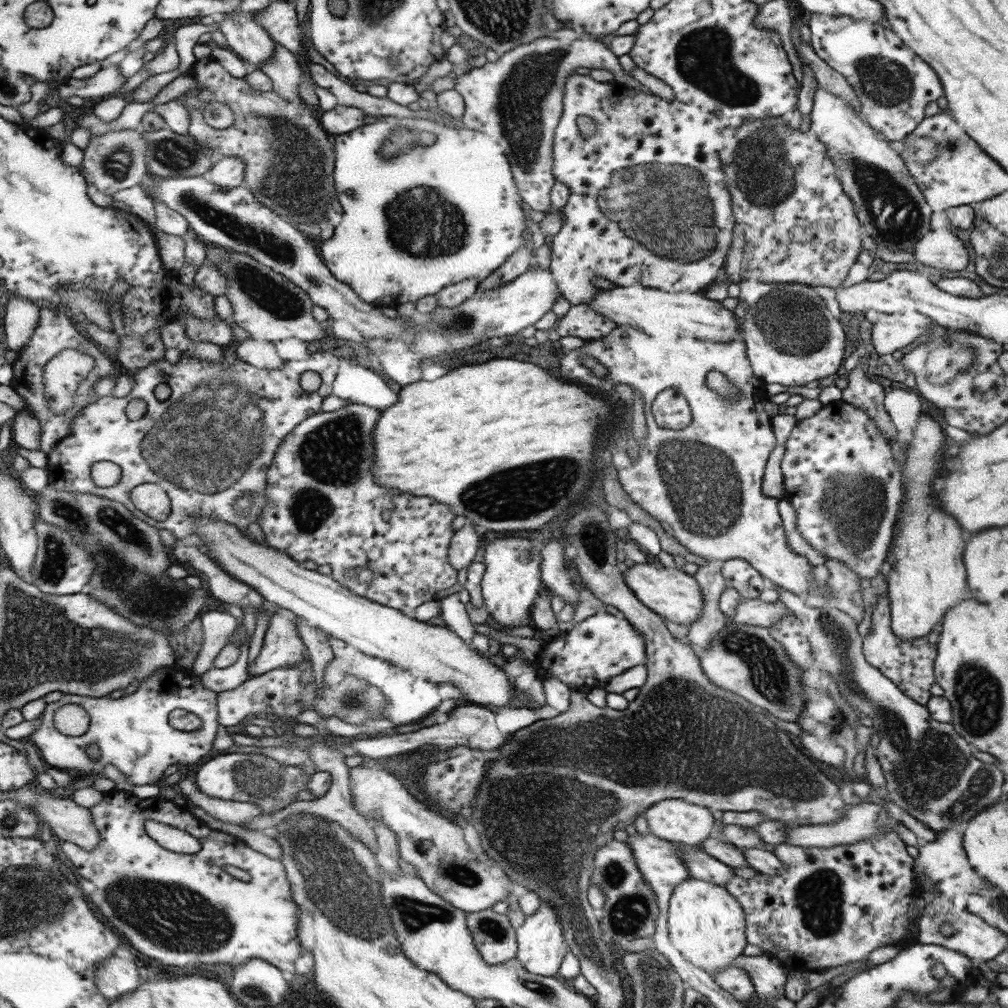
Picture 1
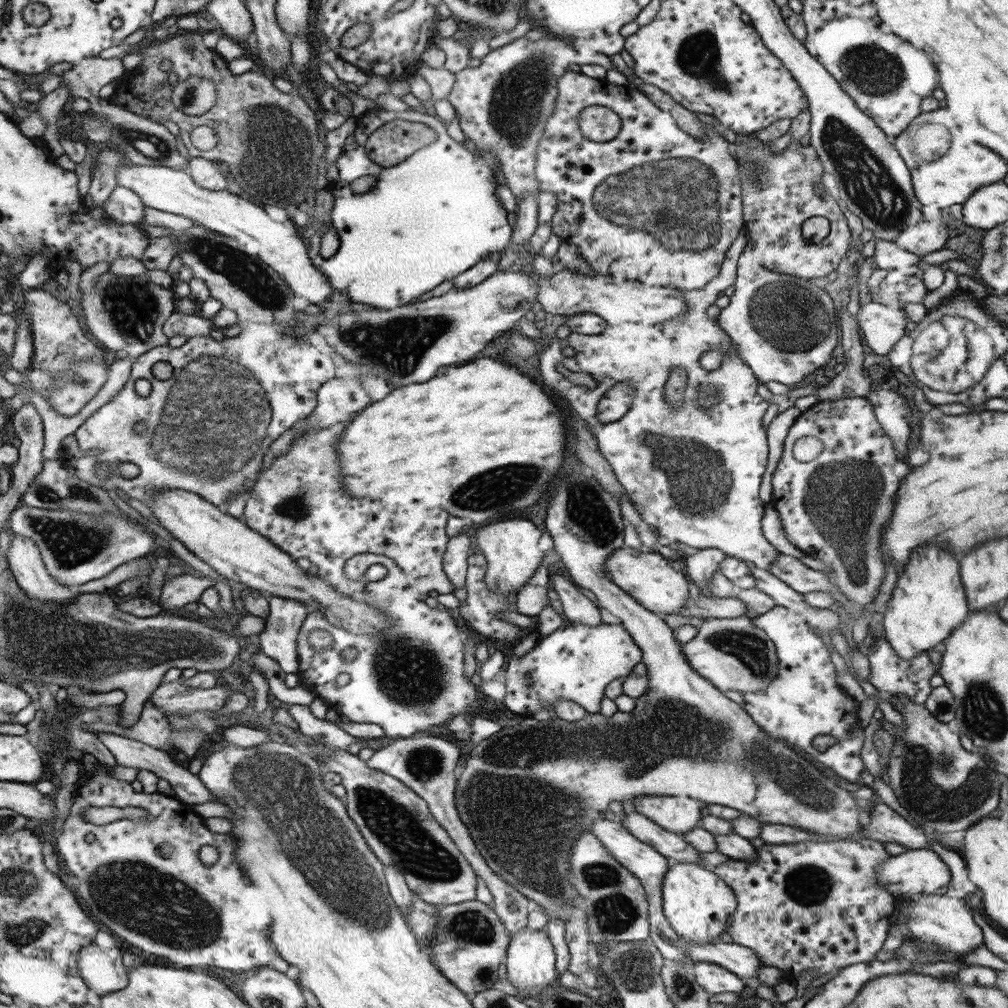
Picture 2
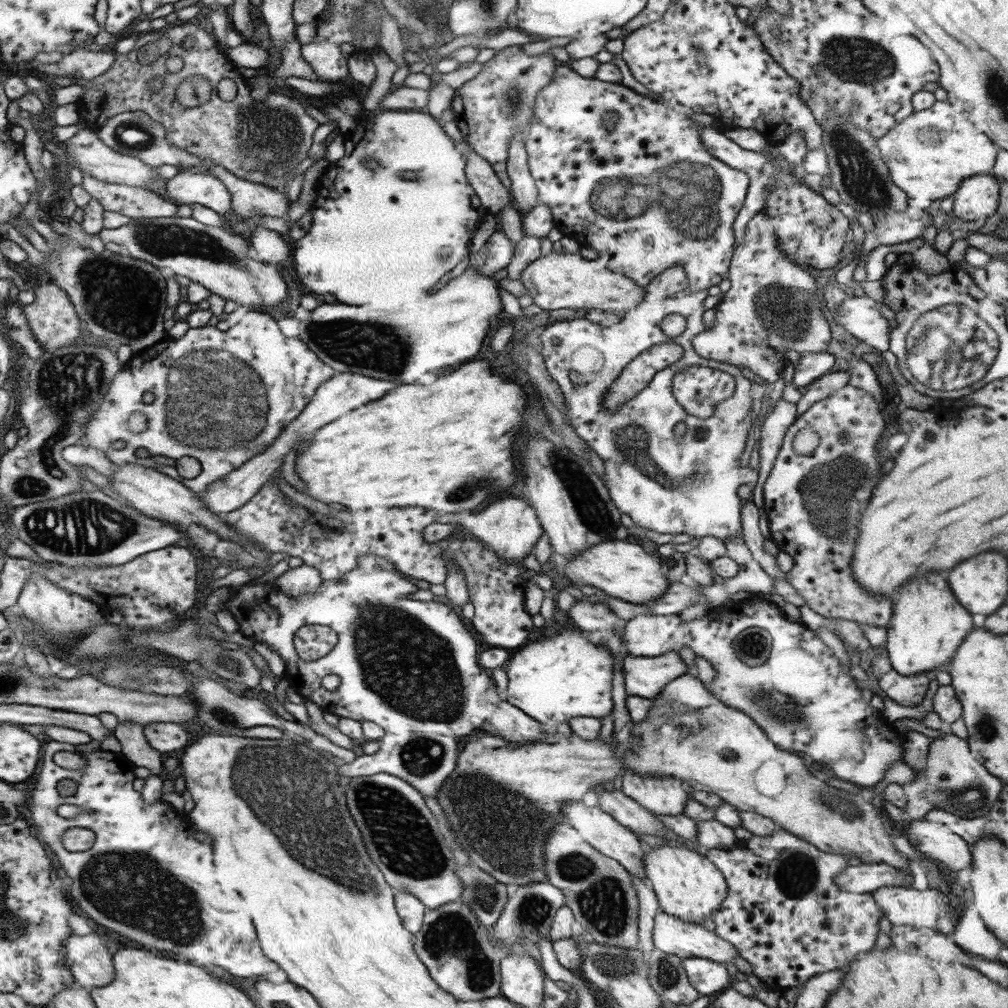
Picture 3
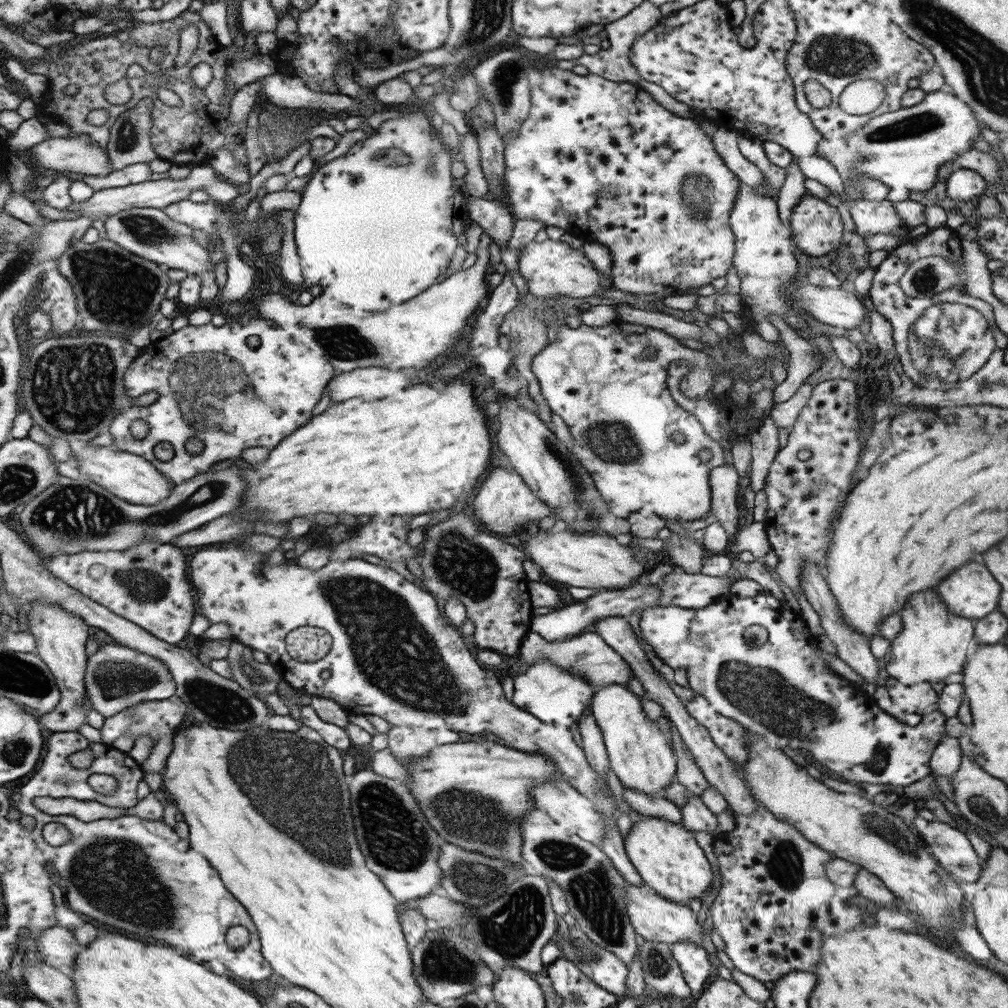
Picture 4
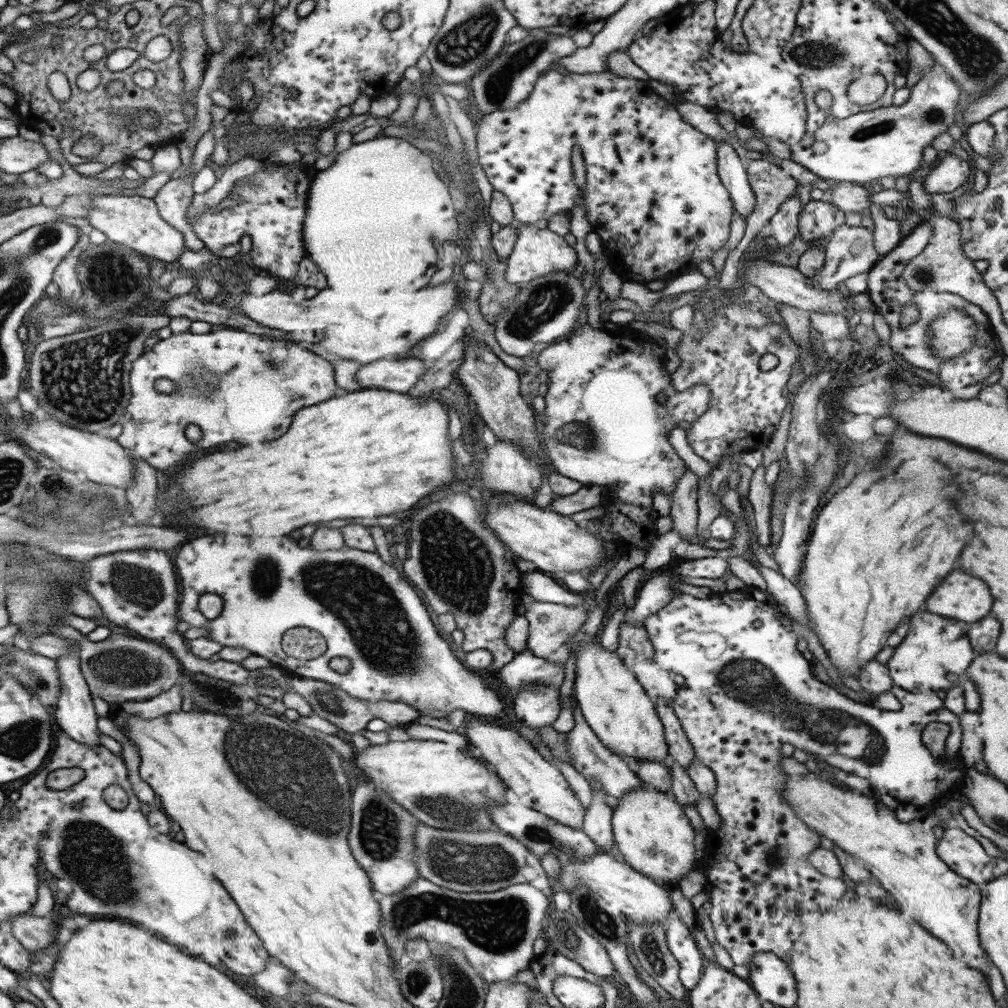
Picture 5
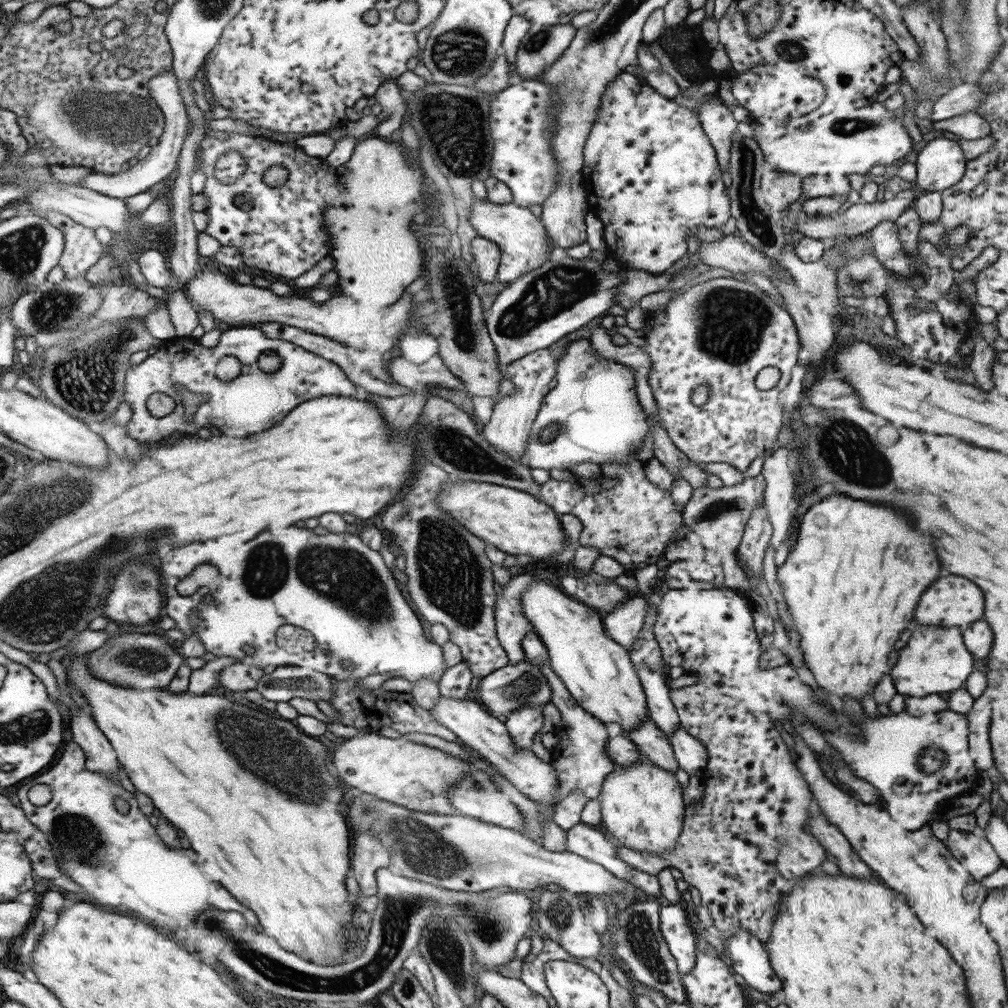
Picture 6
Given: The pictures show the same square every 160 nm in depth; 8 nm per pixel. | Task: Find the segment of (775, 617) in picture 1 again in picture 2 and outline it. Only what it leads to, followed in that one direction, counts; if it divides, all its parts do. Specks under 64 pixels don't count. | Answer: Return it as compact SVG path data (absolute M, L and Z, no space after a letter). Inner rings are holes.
M693 584L688 588L688 597L680 612L689 612L700 619L706 618L735 618L743 616L745 607L734 595L717 598L713 595L700 595Z

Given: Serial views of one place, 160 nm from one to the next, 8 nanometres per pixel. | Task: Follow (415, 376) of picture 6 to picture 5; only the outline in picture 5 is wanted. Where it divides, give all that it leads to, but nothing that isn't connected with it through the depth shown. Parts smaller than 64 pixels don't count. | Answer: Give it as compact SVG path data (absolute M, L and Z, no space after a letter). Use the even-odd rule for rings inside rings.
M408 357L405 360L377 359L376 361L360 365L355 371L354 377L356 383L362 386L361 389L379 389L405 394L413 385L418 383L427 366L428 363L414 357Z

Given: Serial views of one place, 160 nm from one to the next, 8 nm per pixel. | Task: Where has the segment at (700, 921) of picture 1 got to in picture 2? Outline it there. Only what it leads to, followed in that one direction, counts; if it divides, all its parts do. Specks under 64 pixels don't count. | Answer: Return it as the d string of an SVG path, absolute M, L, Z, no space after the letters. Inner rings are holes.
M668 859L668 867L661 883L662 913L677 937L685 942L711 943L719 941L719 935L725 932L730 914L735 910L736 900L732 890L711 869L697 863L678 863Z

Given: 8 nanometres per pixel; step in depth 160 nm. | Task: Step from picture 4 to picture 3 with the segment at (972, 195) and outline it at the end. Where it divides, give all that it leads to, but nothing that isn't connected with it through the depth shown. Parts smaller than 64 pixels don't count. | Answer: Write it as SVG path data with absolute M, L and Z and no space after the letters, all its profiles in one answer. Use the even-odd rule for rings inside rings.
M975 174L961 179L953 198L953 216L965 221L967 228L979 224L998 208L999 187L990 175Z

